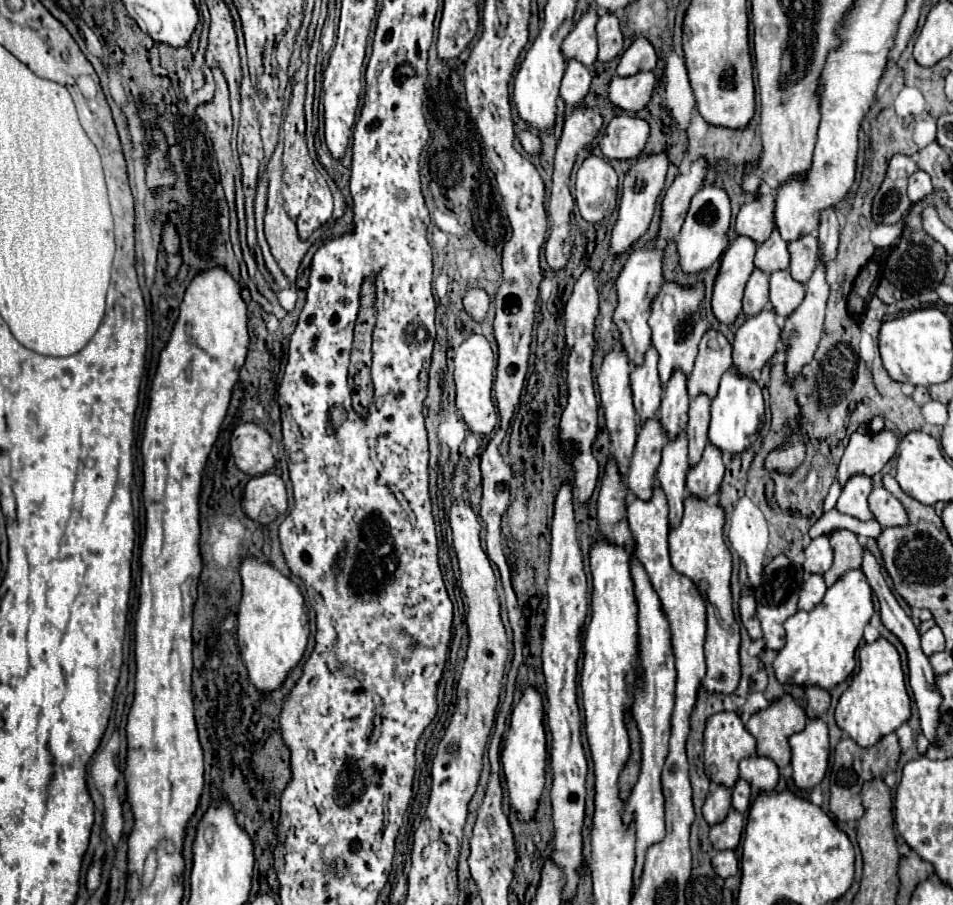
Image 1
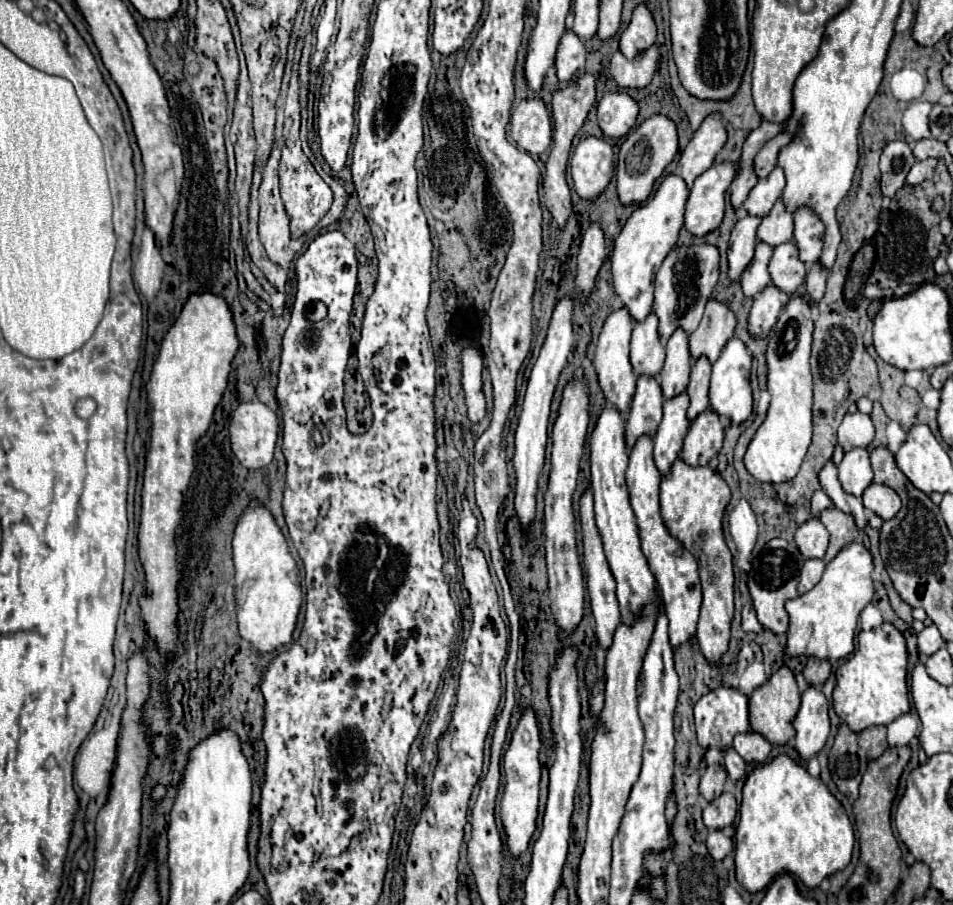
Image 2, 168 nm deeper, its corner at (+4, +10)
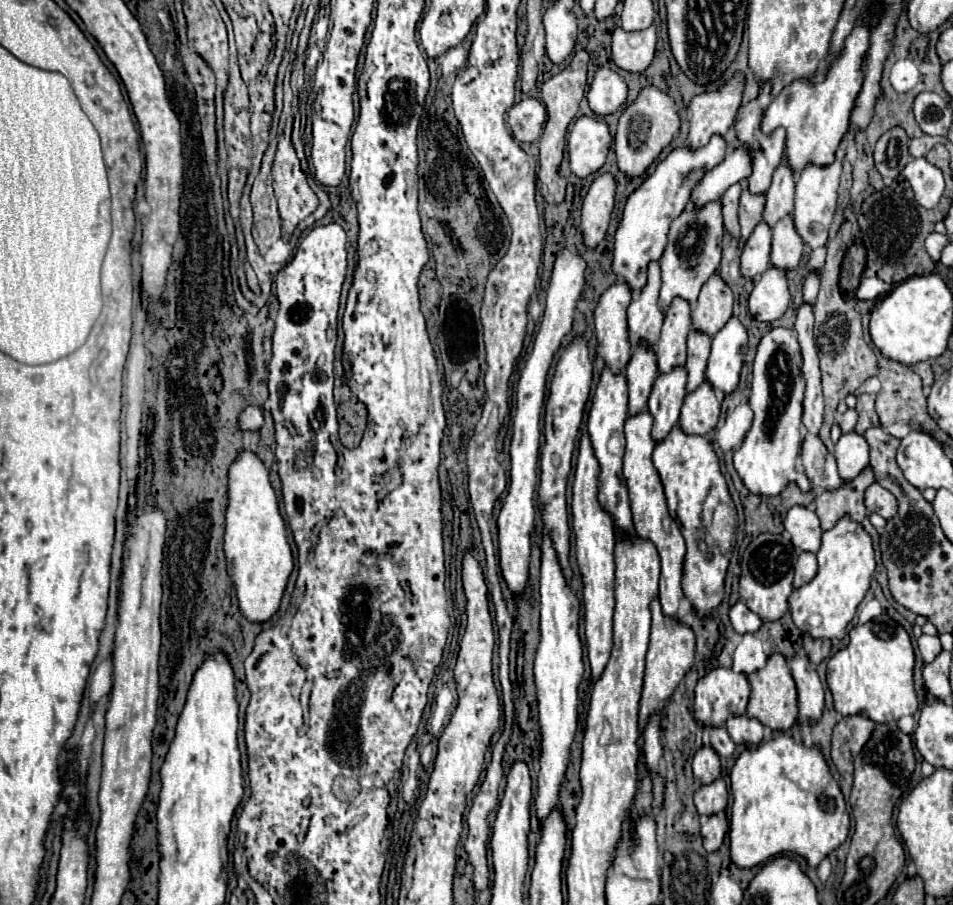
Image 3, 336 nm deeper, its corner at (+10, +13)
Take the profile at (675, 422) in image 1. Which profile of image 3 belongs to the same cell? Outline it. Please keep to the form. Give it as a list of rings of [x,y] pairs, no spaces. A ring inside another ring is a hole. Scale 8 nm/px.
[[[675,298],[665,314],[661,338],[655,344],[659,372],[669,372],[685,364],[687,334],[691,328],[691,306],[683,298]]]

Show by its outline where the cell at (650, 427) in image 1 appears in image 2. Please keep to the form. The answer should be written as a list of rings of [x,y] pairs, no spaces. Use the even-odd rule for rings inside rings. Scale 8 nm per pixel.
[[[639,377],[637,379],[637,391],[633,395],[631,411],[627,415],[625,425],[625,441],[627,449],[631,451],[641,435],[653,437],[659,423],[661,423],[661,411],[663,411],[663,395],[661,387],[651,377]]]

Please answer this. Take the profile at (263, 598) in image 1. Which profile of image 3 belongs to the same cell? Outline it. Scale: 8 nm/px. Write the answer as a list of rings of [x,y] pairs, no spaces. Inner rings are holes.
[[[239,452],[237,460],[229,466],[229,484],[227,484],[227,512],[225,512],[225,556],[227,556],[227,572],[237,588],[239,608],[251,622],[265,622],[269,620],[281,604],[289,574],[293,570],[293,556],[287,542],[285,522],[279,514],[277,496],[269,484],[269,472],[261,458],[255,452]]]

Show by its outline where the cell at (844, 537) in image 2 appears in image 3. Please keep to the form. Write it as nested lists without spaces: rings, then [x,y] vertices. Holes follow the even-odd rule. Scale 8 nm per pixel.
[[[867,466],[855,480],[843,482],[843,486],[835,490],[825,490],[815,498],[815,512],[821,520],[821,528],[829,530],[843,514],[851,514],[853,520],[861,522],[867,516],[867,508],[863,502],[863,494],[869,484],[875,482],[873,468]]]

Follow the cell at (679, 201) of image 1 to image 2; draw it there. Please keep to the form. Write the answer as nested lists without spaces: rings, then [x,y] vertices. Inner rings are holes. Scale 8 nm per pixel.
[[[709,115],[679,159],[679,177],[687,183],[689,189],[693,187],[693,181],[713,165],[713,159],[721,151],[725,141],[727,133],[721,115]]]

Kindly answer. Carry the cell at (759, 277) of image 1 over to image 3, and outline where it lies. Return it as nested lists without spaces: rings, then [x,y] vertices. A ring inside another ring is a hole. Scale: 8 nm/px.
[[[759,222],[749,240],[745,242],[741,254],[743,276],[755,280],[759,274],[763,274],[765,268],[769,268],[771,264],[769,254],[771,254],[771,228],[767,226],[767,222]]]

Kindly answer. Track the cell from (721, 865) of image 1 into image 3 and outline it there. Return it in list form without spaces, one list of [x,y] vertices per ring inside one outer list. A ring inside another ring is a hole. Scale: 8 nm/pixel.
[[[723,812],[709,816],[709,820],[701,826],[703,846],[705,846],[707,852],[715,852],[723,844],[727,828],[729,828],[729,824],[727,824],[727,818],[725,818]]]

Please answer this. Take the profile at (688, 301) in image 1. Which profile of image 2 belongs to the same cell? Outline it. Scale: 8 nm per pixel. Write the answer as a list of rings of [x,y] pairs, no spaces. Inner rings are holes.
[[[693,241],[693,245],[675,247],[665,257],[655,277],[655,301],[653,301],[653,313],[659,319],[659,339],[663,345],[669,341],[675,329],[683,329],[687,335],[695,331],[717,279],[719,279],[719,251],[713,245]]]

